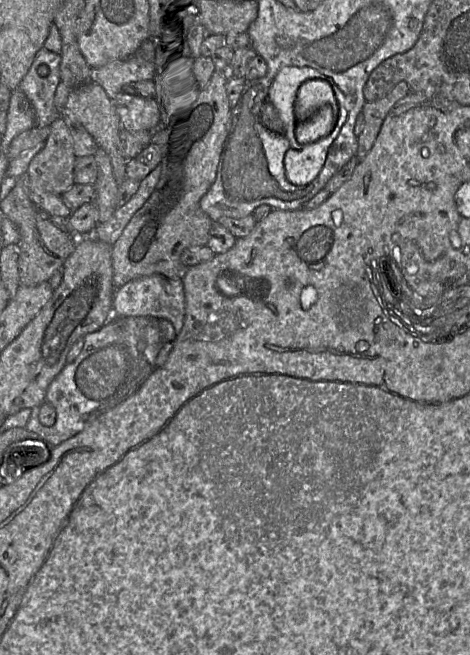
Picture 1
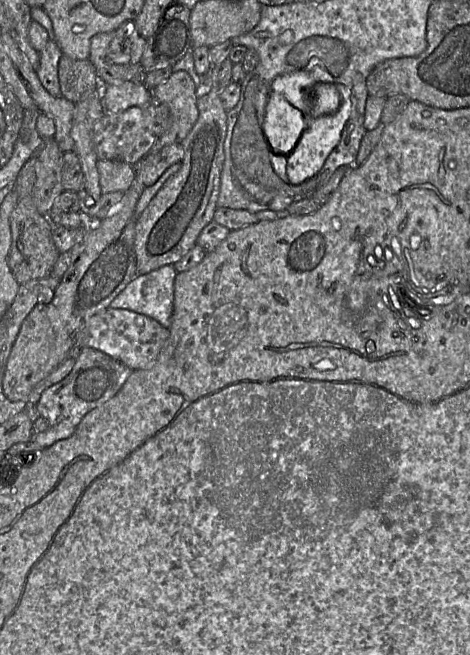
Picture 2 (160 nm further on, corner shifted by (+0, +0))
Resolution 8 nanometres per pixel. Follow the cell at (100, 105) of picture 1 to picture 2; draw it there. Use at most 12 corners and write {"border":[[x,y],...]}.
{"border":[[98,160],[102,194],[126,192],[135,180],[134,166]]}

